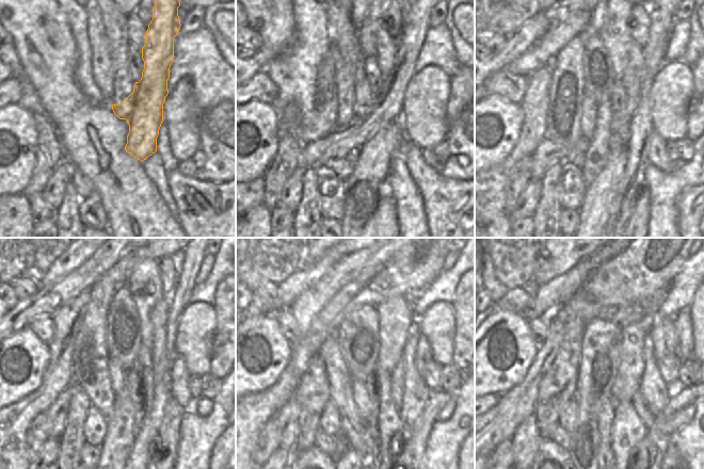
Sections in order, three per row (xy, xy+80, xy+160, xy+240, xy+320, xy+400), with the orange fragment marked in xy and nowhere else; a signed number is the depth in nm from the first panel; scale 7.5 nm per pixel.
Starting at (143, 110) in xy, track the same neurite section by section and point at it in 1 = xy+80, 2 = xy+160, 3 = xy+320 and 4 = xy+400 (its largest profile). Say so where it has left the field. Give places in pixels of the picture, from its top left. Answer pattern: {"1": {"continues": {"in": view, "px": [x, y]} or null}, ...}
{"1": {"continues": {"in": "xy+80", "px": [364, 187]}}, "2": {"continues": {"in": "xy+160", "px": [602, 170]}}, "3": {"continues": {"in": "xy+320", "px": [350, 454]}}, "4": {"continues": null}}

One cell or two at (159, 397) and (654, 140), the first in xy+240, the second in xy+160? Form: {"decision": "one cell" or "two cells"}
{"decision": "two cells"}

